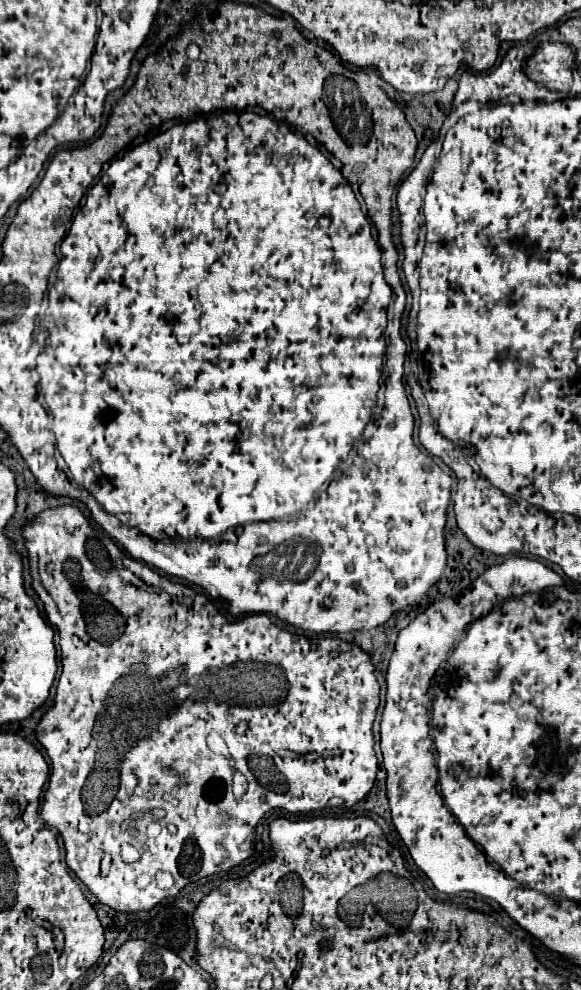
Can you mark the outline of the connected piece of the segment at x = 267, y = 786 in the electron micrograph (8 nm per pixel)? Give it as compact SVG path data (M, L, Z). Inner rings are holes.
M73 505L45 509L45 511L37 513L33 519L23 523L21 537L25 539L25 549L27 549L27 557L29 557L31 587L35 589L37 597L43 601L45 615L47 615L49 623L57 625L57 631L61 635L61 665L63 665L63 669L61 669L61 677L57 683L55 701L53 701L53 707L49 707L45 711L45 715L41 717L41 721L35 729L39 743L45 747L45 751L51 759L51 779L49 779L49 787L45 791L45 799L43 799L45 803L41 807L41 817L53 829L57 829L61 833L65 853L67 853L65 855L67 865L71 869L75 869L75 875L97 897L99 903L103 903L105 907L119 911L119 913L151 911L161 901L179 895L179 891L185 885L201 881L213 873L229 871L229 869L241 865L247 857L251 857L253 847L255 847L255 827L265 813L275 811L275 809L283 809L287 813L294 814L323 811L327 808L331 797L341 797L341 799L345 799L345 803L349 807L353 807L357 801L367 797L367 793L373 787L377 769L379 769L375 749L373 749L373 745L375 745L373 721L375 721L377 707L379 707L379 683L375 679L375 665L371 663L369 653L365 653L357 643L343 641L337 637L327 637L327 639L319 639L319 643L313 643L311 639L307 639L295 631L277 627L263 613L249 615L249 617L243 617L237 621L229 621L227 617L223 617L219 613L219 609L215 607L215 603L207 595L197 593L195 589L191 589L179 581L173 581L167 575L153 571L145 563L139 563L137 559L131 559L125 551L121 551L115 545L113 539L99 533L89 523L85 513ZM69 559L71 559L71 563L67 567L65 563ZM123 679L127 685L131 683L131 687L137 685L137 689L139 689L139 685L143 685L147 681L147 685L151 685L151 689L153 689L151 697L141 697L141 703L137 709L133 709L133 707L113 709L115 705L119 707L119 703L107 703L107 699L115 699L113 687L117 685L117 681L123 681ZM291 685L293 685L293 703L285 703ZM327 751L329 751L329 767L319 763L321 759L315 759L313 761L315 769L313 769L313 763L303 759L303 755L307 755L307 753L325 755ZM163 767L173 767L175 773L179 775L179 783L175 783L175 787L171 787L171 791L167 791L169 799L173 799L173 801L179 799L177 801L179 809L157 809L157 805L161 805L161 801L163 801L163 797L159 795L159 789L163 789L163 787L159 787L159 779L163 779L163 775L173 775L173 773L163 771ZM233 771L241 771L247 779L249 789L241 801L237 801L231 791ZM313 771L315 771L315 775L329 773L329 777L313 777L311 775ZM169 825L175 827L175 833L169 831ZM123 841L129 841L129 845L133 845L139 851L137 861L133 861L133 863L123 861L123 857L121 857L121 843Z

